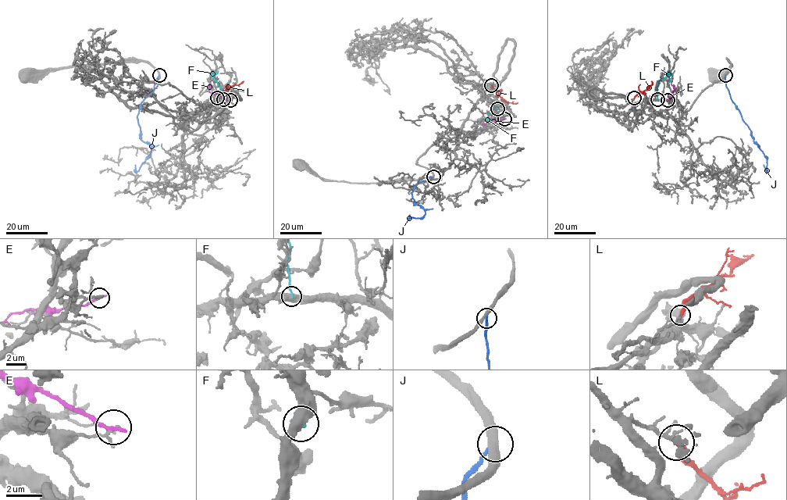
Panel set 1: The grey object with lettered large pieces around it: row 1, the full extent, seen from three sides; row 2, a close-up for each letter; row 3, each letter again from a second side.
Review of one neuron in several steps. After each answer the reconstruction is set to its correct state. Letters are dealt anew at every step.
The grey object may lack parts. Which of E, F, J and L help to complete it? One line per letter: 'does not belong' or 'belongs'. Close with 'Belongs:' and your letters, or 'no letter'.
E: does not belong
F: does not belong
J: does not belong
L: belongs
Belongs: L

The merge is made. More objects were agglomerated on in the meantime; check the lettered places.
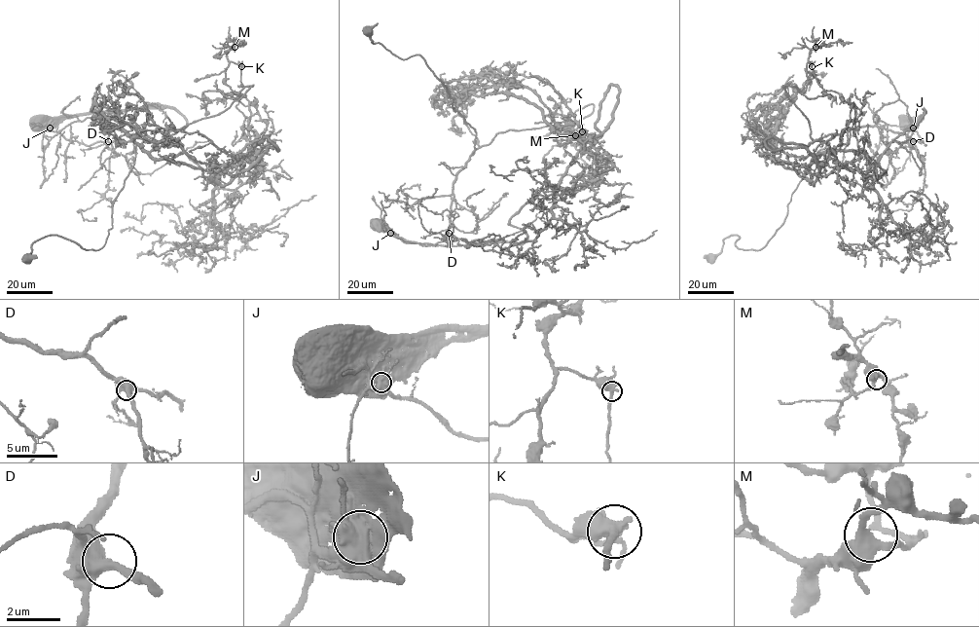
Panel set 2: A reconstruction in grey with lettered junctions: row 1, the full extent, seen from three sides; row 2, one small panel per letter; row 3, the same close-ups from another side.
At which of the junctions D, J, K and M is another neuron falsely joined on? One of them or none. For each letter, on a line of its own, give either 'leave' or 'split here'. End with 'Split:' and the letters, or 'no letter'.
D: leave
J: split here
K: leave
M: leave
Split: J

